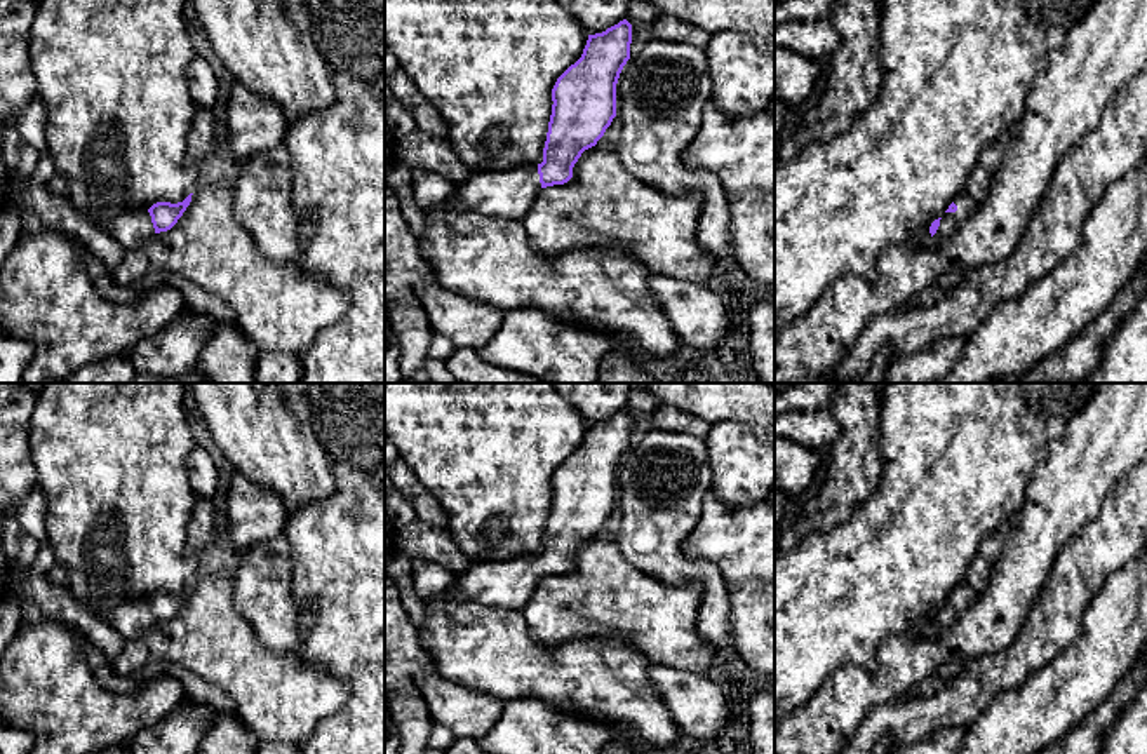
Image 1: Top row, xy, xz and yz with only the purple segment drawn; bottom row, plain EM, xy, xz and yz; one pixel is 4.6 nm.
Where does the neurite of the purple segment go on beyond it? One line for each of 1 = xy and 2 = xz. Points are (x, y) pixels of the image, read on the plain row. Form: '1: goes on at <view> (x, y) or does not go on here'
1: goes on at xy (131, 619)
2: goes on at xz (509, 584)

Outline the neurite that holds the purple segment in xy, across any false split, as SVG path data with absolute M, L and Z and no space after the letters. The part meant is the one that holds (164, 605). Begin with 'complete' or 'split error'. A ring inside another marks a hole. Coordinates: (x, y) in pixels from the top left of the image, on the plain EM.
split error; M190 583L183 592L157 592L150 599L127 599L111 609L104 620L124 637L144 634L155 623L171 620L191 592Z

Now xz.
split error; M627 409L588 425L581 448L552 479L543 552L472 562L456 576L454 592L472 603L522 611L540 580L567 573L581 543L597 535L616 507L616 474L630 449L630 434Z

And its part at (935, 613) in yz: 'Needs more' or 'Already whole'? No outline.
Needs more

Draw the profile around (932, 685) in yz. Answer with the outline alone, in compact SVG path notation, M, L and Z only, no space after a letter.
M933 674L929 677L926 677L924 681L921 681L916 688L912 688L909 697L916 695L917 698L928 698L928 697L938 693L942 688L943 688L942 677Z

